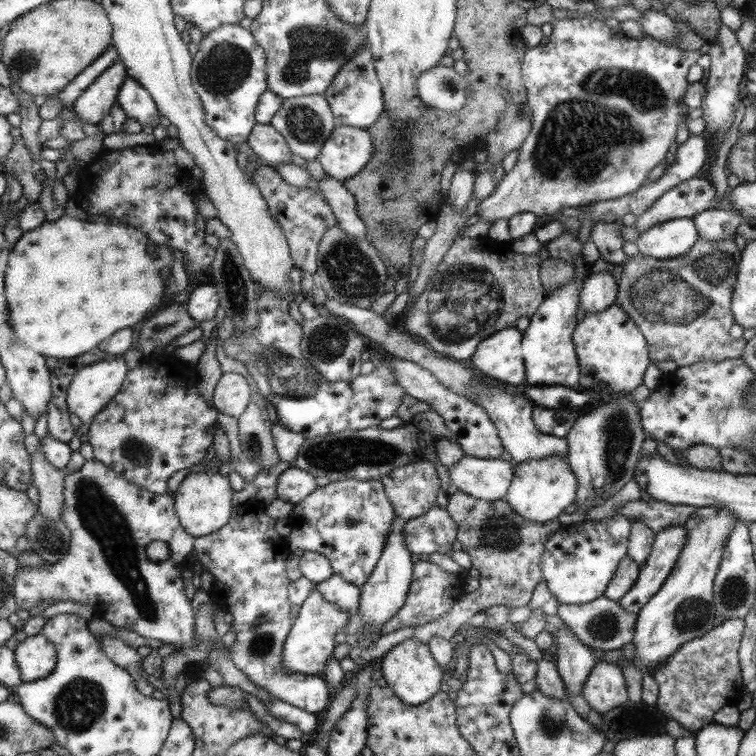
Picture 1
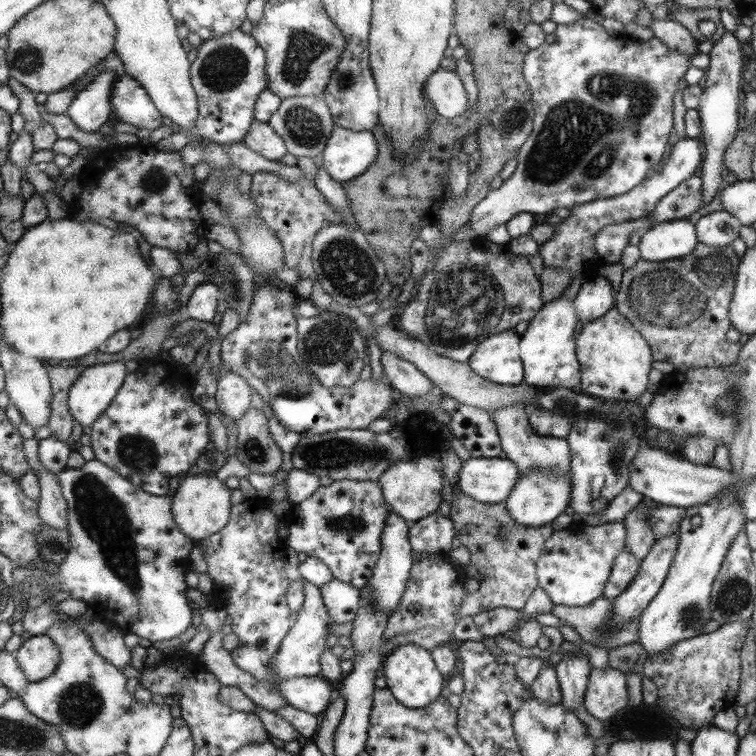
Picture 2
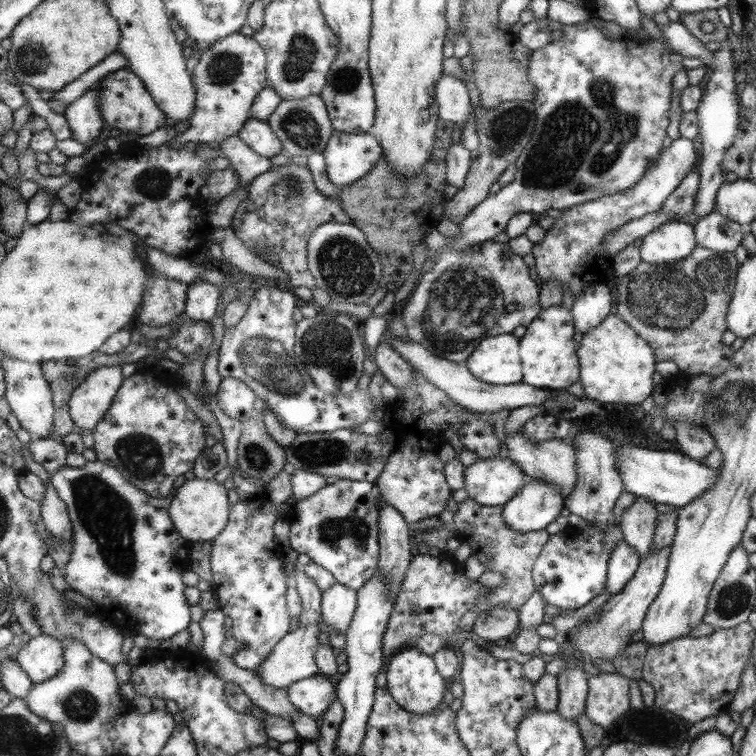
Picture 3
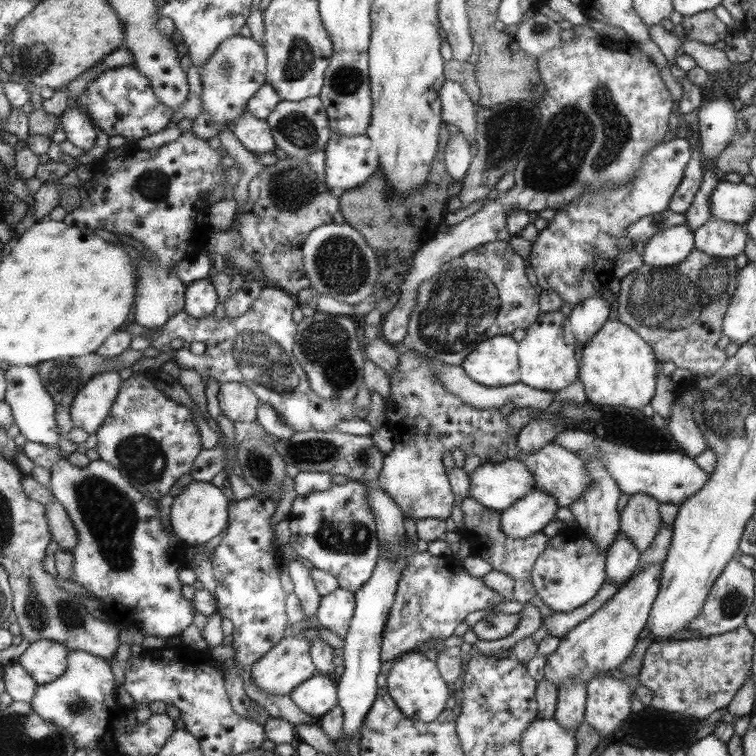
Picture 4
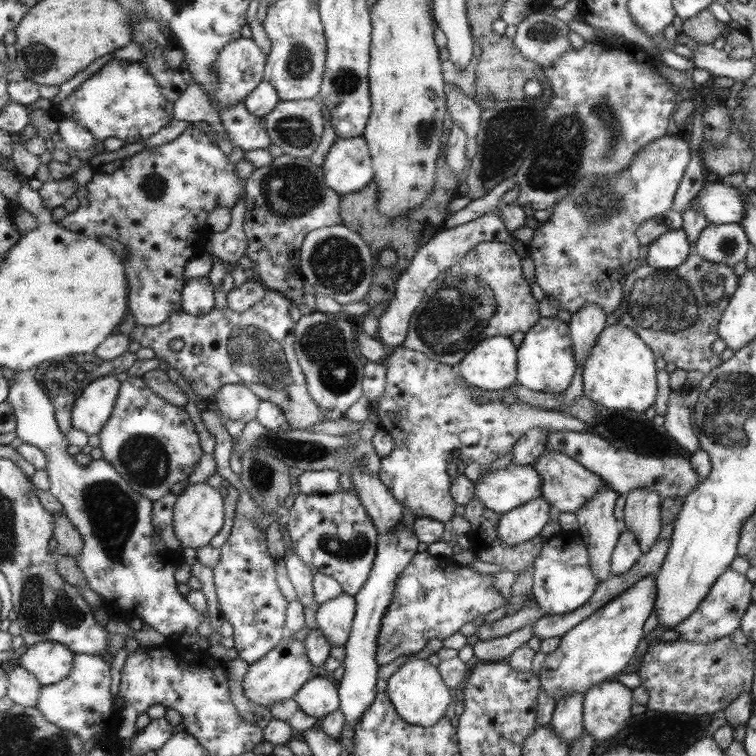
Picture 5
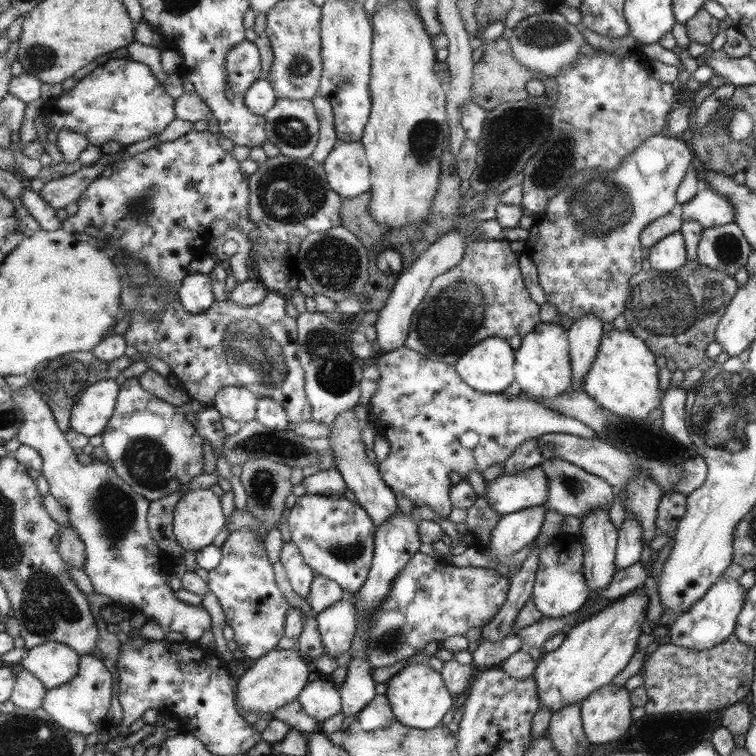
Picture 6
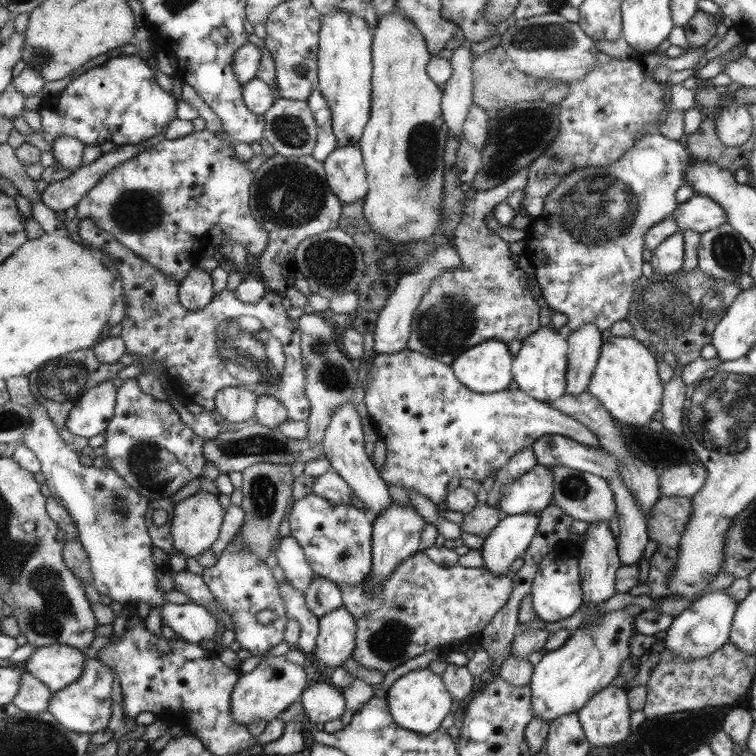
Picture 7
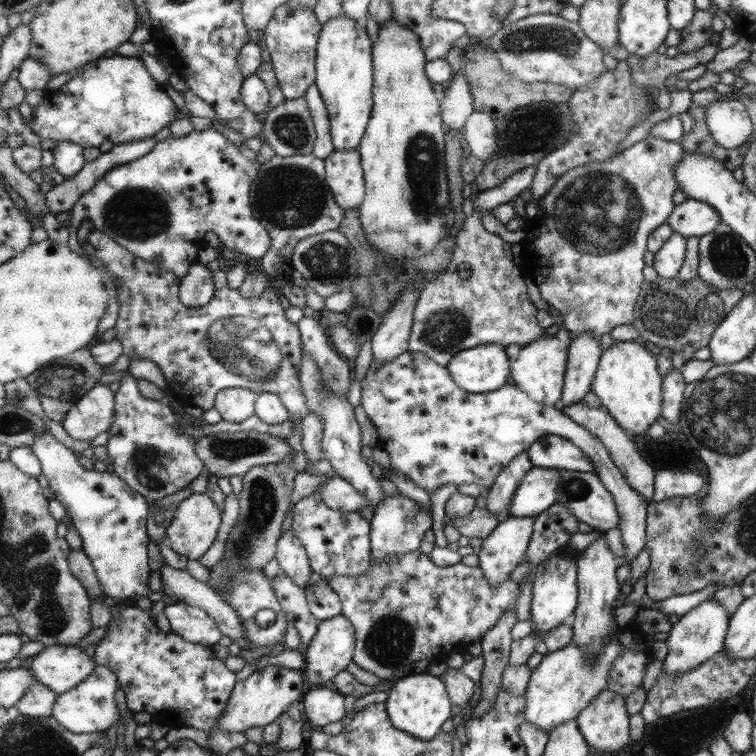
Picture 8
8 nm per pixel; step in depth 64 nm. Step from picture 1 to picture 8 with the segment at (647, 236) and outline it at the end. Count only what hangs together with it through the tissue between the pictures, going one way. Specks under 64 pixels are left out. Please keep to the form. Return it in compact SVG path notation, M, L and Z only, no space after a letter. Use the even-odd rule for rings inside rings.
M673 232L670 239L655 255L653 267L662 279L676 279L686 262L687 238Z

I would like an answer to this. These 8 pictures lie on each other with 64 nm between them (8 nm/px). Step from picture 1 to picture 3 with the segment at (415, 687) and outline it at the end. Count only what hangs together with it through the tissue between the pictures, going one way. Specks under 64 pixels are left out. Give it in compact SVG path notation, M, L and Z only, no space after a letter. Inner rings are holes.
M406 647L393 655L386 674L387 689L390 690L391 696L412 715L434 712L444 700L444 692L446 692L445 678L442 678L434 657L420 652L419 649Z

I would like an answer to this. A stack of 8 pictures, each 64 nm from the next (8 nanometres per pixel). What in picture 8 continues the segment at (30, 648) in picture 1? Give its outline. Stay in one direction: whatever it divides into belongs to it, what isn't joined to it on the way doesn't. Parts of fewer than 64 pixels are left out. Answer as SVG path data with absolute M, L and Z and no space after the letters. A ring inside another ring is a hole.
M52 645L34 657L30 670L52 692L72 691L95 672L95 660L74 645Z

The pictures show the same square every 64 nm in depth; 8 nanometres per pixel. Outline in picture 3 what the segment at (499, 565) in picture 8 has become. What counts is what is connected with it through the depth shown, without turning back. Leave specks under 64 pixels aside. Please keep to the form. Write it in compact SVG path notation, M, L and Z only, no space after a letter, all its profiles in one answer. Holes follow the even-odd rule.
M529 478L510 503L503 507L507 527L522 534L544 530L564 508L564 497L553 484Z

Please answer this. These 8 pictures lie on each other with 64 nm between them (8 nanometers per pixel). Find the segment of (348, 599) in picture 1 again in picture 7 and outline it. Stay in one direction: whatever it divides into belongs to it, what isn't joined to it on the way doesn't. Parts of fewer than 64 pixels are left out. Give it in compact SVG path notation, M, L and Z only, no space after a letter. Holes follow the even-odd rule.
M343 606L338 610L319 618L319 633L316 646L309 659L309 665L312 667L311 673L313 673L315 680L327 680L327 675L330 673L325 673L319 666L328 666L331 670L336 670L337 668L342 667L344 660L353 656L356 637L357 626L355 620ZM315 658L318 661L317 664L319 664L319 666L313 663Z

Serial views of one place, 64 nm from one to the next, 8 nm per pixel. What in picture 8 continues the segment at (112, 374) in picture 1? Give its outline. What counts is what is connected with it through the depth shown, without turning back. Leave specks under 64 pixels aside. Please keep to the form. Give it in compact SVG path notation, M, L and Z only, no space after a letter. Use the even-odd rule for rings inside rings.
M97 382L73 404L61 425L74 440L92 441L111 428L114 412L115 394Z

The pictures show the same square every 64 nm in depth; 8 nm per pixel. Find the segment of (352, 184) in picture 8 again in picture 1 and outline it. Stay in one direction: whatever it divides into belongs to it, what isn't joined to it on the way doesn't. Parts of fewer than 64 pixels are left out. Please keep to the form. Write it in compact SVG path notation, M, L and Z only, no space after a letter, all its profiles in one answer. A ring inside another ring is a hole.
M336 126L324 143L318 160L324 172L341 182L364 170L376 151L364 128Z

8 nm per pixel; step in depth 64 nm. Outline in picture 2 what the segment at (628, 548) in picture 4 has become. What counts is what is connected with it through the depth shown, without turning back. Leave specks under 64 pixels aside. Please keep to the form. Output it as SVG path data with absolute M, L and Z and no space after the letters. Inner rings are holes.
M622 549L615 556L615 562L611 568L611 576L607 586L604 587L603 596L612 600L615 599L628 584L635 579L641 560L630 552L630 549Z

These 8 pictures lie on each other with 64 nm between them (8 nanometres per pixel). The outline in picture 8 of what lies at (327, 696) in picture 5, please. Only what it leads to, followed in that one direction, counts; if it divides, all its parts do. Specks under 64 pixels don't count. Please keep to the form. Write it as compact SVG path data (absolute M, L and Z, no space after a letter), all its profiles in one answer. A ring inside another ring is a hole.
M317 685L304 695L305 715L316 729L328 724L340 723L346 718L345 696L330 685Z

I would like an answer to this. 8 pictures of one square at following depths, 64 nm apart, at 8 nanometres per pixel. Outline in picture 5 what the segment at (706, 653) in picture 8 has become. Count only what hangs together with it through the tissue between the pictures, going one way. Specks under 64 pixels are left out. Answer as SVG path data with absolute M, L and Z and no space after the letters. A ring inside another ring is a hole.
M729 567L712 585L702 604L686 620L675 626L677 640L710 644L716 639L730 636L740 626L741 618L751 601L752 589L753 585L746 579L745 574L740 574Z

